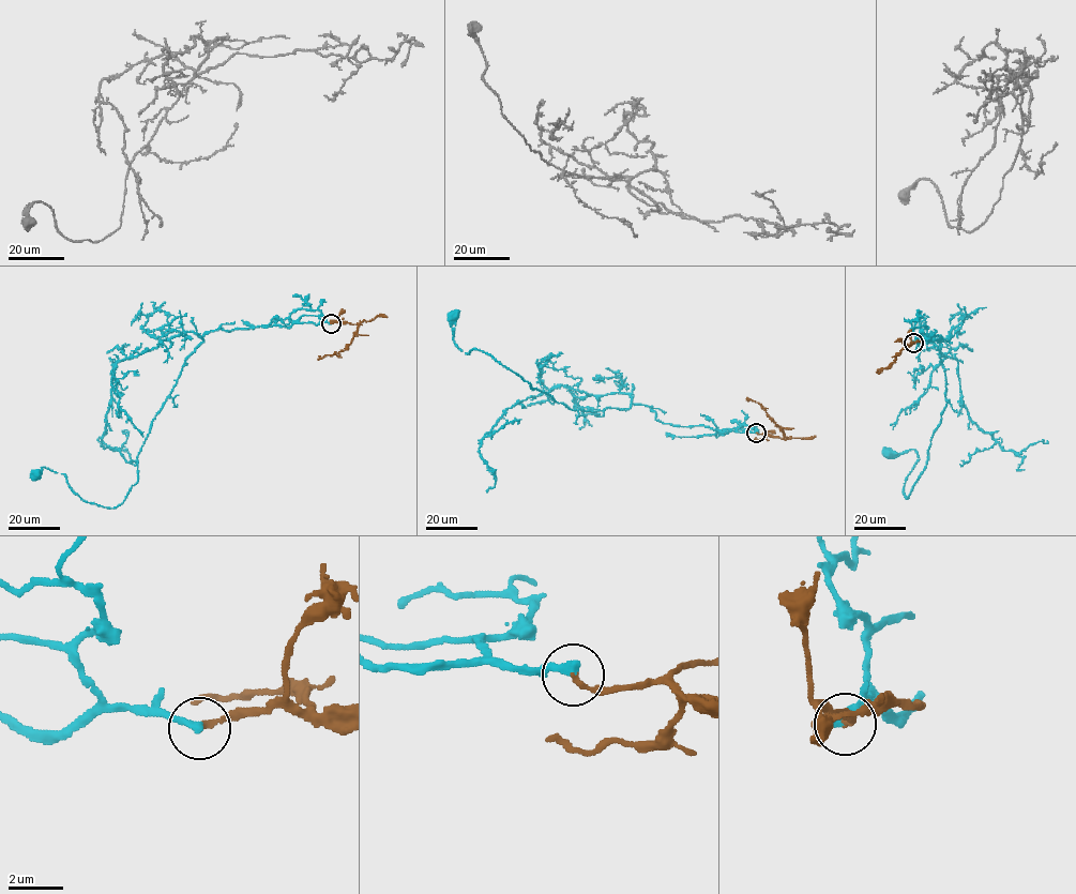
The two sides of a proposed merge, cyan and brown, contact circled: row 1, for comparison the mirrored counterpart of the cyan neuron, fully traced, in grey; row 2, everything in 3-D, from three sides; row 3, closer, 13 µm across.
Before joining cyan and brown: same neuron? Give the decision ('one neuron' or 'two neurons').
one neuron

